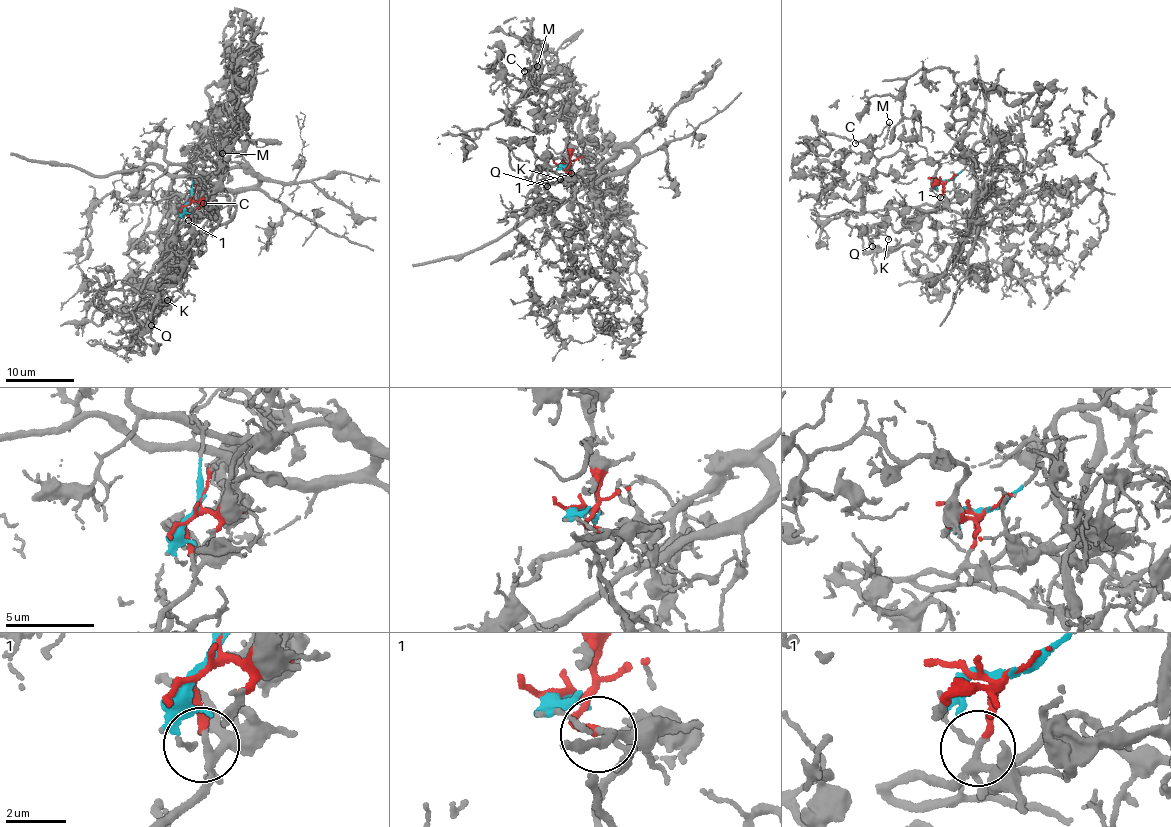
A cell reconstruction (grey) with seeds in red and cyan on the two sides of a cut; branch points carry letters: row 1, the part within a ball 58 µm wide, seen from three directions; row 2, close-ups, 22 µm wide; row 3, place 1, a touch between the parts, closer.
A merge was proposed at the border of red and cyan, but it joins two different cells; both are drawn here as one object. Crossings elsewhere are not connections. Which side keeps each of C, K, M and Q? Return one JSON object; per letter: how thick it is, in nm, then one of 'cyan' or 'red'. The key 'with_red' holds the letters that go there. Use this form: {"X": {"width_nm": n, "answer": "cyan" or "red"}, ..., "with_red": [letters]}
{"C": {"width_nm": 160, "answer": "red"}, "K": {"width_nm": 140, "answer": "red"}, "M": {"width_nm": 160, "answer": "red"}, "Q": {"width_nm": 200, "answer": "red"}, "with_red": ["C", "K", "M", "Q"]}

